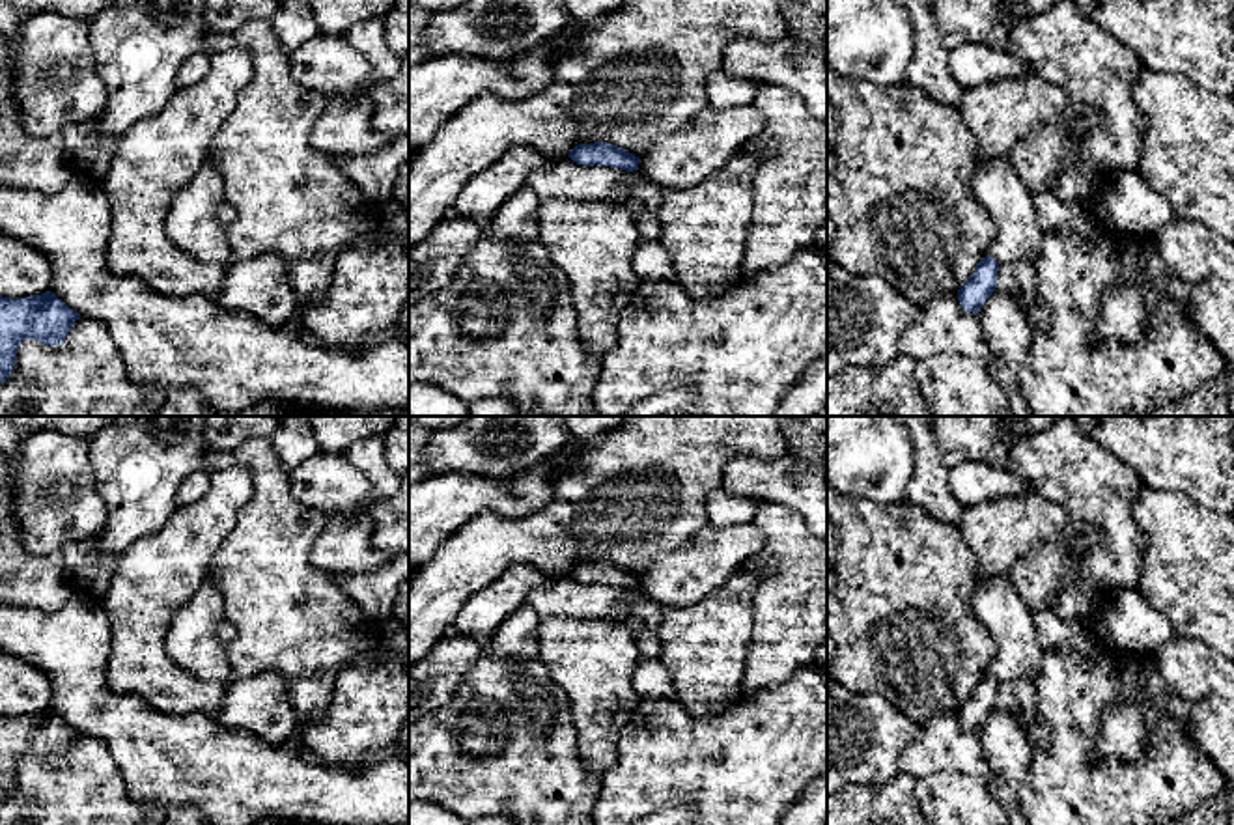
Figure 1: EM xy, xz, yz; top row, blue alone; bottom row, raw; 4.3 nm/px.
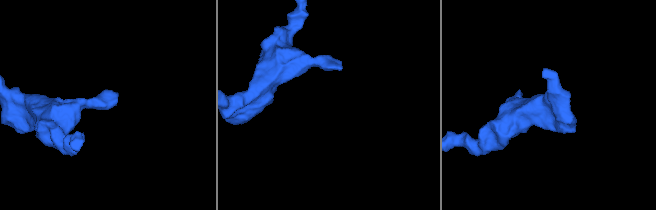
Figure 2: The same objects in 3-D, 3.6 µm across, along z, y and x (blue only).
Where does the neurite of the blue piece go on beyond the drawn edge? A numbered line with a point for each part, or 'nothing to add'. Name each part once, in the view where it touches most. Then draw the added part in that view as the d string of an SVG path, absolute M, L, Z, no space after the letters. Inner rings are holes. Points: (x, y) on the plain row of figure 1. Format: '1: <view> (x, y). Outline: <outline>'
nothing to add

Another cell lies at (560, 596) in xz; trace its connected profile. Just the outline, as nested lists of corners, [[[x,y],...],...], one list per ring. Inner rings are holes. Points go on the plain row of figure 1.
[[[569,575],[551,577],[534,586],[525,603],[541,618],[573,618],[637,623],[655,631],[661,623],[661,605],[635,597],[629,590],[610,584],[582,584]]]

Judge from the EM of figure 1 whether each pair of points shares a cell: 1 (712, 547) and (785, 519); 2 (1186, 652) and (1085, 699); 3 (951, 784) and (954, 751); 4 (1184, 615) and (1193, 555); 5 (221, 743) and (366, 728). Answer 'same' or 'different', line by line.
1: different
2: different
3: different
4: same
5: different

